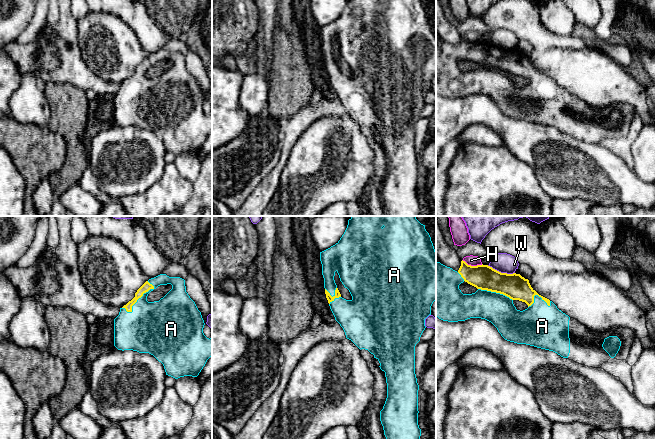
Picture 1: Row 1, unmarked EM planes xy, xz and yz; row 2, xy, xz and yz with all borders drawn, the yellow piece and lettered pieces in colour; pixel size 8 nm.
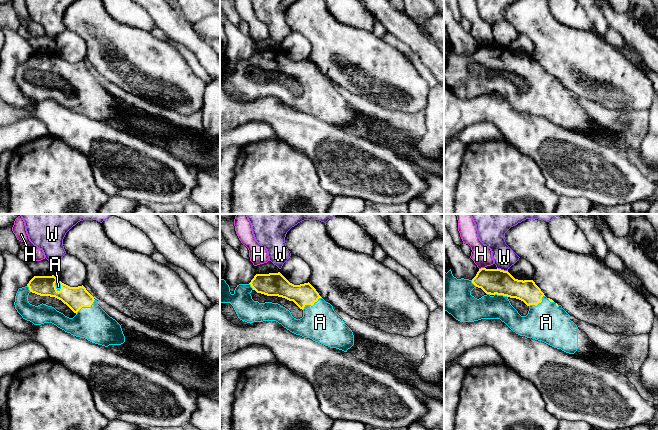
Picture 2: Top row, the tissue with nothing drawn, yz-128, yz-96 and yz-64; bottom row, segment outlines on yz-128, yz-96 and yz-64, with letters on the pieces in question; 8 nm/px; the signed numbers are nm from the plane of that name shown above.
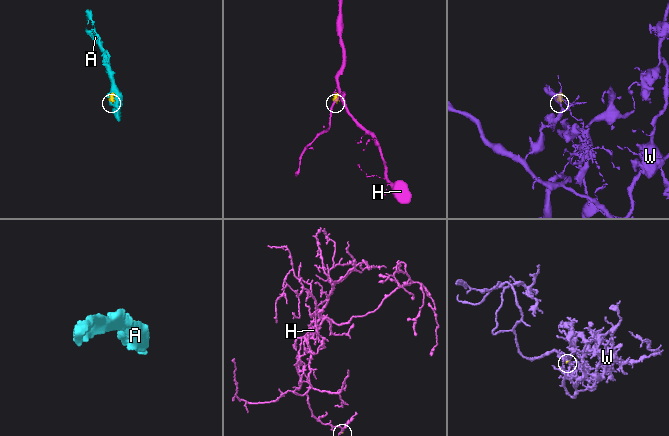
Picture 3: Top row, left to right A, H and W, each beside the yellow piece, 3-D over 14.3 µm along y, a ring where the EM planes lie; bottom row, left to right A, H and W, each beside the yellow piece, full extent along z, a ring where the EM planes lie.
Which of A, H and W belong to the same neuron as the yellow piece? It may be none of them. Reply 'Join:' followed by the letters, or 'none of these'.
Join: A

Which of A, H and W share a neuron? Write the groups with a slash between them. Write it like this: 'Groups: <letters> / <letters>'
Groups: A / H / W

